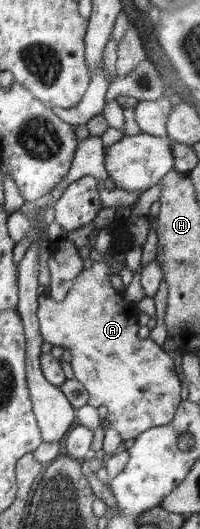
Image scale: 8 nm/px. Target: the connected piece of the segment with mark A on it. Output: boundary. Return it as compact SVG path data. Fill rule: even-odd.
M115 218L108 252L101 254L101 261L94 261L88 270L82 268L64 300L57 302L45 293L39 296L36 309L43 342L70 351L74 379L81 382L89 394L87 404L94 408L106 406L108 413L104 425L120 433L127 443L145 430L172 422L182 401L182 381L178 379L172 356L151 338L138 338L140 312L110 283L109 274L120 276L120 270L127 265L127 262L116 261L113 255L126 252L132 244L132 239L126 240L124 233L129 222L130 219Z

